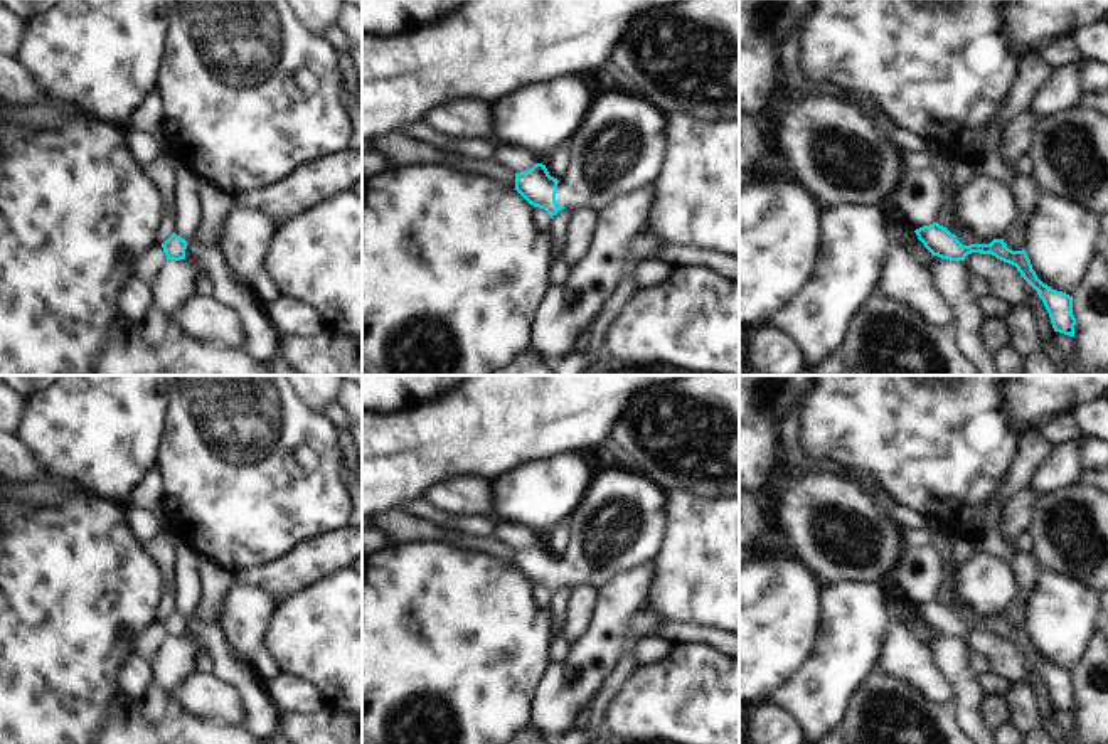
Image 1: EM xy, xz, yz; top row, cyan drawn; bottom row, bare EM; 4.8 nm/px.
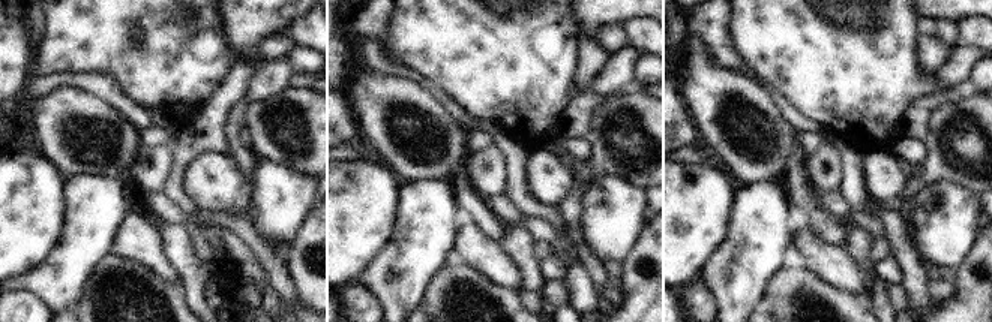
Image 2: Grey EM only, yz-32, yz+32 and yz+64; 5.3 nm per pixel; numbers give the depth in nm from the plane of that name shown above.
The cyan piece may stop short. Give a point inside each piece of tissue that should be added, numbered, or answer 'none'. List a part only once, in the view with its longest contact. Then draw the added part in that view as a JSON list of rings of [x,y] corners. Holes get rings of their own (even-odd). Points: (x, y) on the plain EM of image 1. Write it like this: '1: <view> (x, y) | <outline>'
1: xz (620, 522) | [[[621,466],[593,475],[567,517],[571,539],[557,555],[556,579],[601,589],[616,574],[655,559],[665,518],[667,493],[647,478]]]

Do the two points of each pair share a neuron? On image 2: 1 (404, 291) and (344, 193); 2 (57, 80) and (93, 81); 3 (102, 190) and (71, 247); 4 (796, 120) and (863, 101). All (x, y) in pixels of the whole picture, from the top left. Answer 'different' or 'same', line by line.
1: different
2: same
3: same
4: different

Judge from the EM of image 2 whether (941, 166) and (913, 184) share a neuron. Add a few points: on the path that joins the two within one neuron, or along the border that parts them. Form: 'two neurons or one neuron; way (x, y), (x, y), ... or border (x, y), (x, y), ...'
one neuron; way (934, 171), (920, 181)

